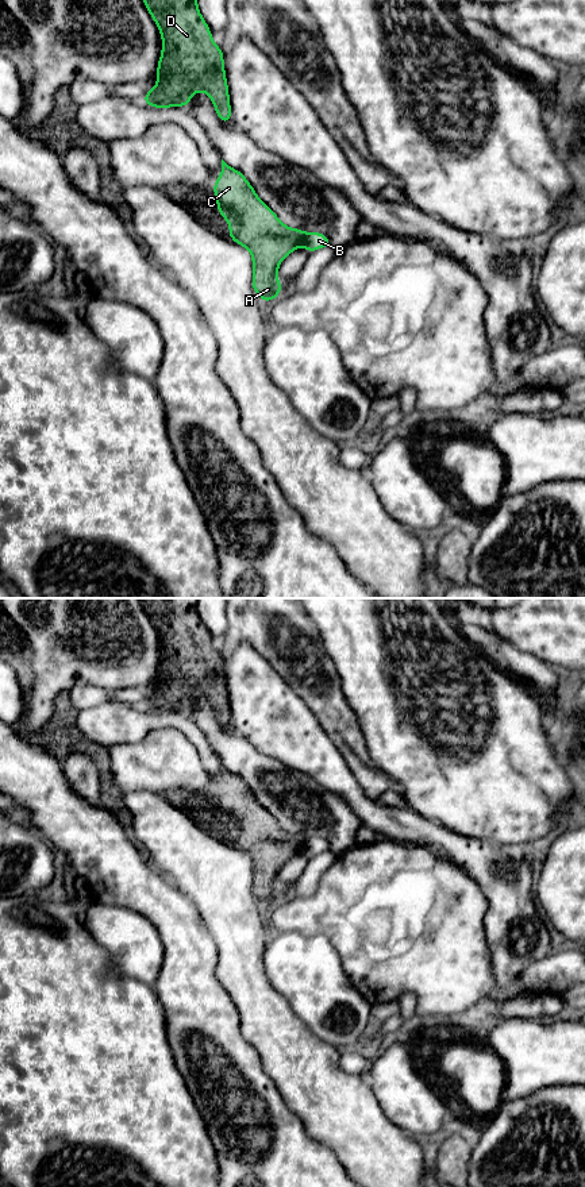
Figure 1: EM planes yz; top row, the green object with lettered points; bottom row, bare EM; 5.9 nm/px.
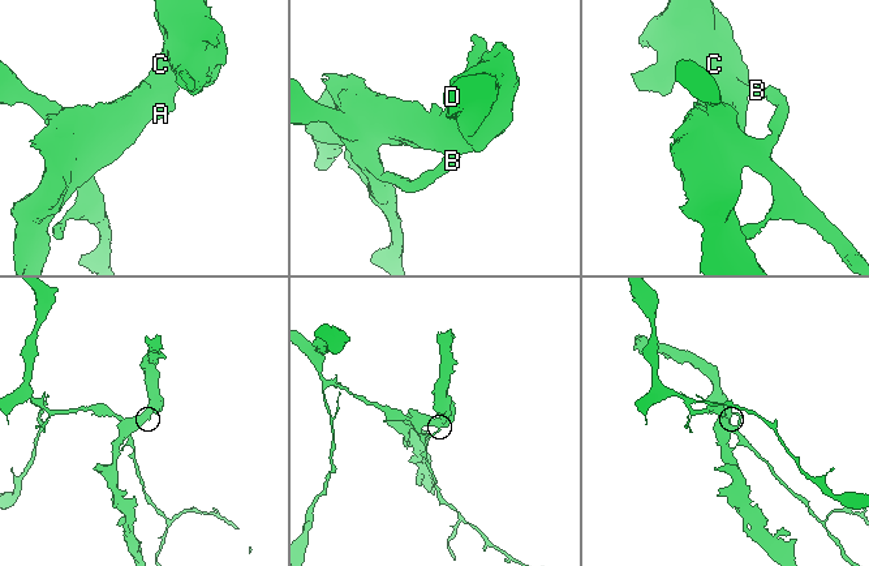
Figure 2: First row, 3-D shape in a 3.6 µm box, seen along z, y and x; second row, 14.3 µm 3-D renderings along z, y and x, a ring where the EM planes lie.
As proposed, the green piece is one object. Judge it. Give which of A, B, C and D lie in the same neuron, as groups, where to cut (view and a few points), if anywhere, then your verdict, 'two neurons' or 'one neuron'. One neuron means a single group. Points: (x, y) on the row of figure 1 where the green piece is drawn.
A C D / B | yz (307, 234), (301, 243) | two neurons

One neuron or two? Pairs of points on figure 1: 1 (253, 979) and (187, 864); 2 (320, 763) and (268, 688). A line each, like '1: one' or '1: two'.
1: one
2: one

